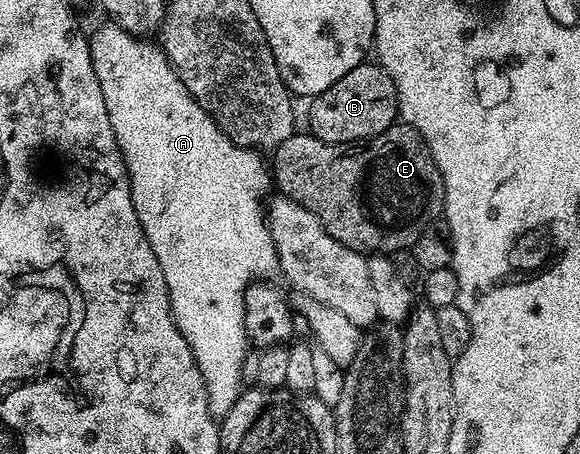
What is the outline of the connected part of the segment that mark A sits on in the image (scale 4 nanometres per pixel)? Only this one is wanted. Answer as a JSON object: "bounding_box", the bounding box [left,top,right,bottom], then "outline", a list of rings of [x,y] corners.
{"bounding_box":[89,21,278,417],"outline":[[[112,21],[106,22],[106,24],[106,27],[99,28],[94,35],[91,35],[89,52],[91,61],[95,65],[95,77],[99,77],[99,89],[103,89],[103,101],[107,105],[107,113],[111,117],[111,129],[115,129],[117,144],[129,170],[129,184],[135,213],[139,217],[139,225],[143,225],[143,233],[147,237],[151,249],[155,249],[155,257],[159,257],[159,269],[163,269],[163,281],[167,281],[167,293],[175,325],[187,341],[187,345],[199,365],[199,373],[203,373],[203,385],[207,389],[209,412],[215,417],[224,417],[231,409],[231,405],[235,405],[237,396],[243,390],[241,370],[245,367],[245,350],[250,350],[251,347],[245,334],[245,322],[243,321],[245,288],[254,281],[268,280],[269,274],[278,270],[277,250],[269,232],[267,211],[263,206],[263,200],[266,198],[265,190],[271,187],[271,171],[266,160],[264,163],[261,160],[264,158],[254,148],[240,147],[228,135],[221,132],[221,126],[202,109],[199,101],[195,101],[195,97],[187,89],[187,85],[183,85],[183,81],[177,76],[177,70],[169,64],[169,58],[165,56],[165,52],[161,50],[160,46],[153,44],[152,47],[148,43],[150,41],[148,38],[132,35]]]}

